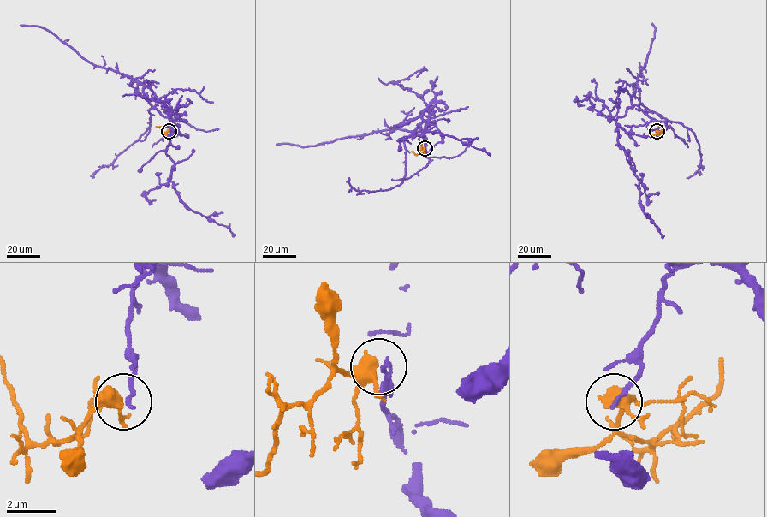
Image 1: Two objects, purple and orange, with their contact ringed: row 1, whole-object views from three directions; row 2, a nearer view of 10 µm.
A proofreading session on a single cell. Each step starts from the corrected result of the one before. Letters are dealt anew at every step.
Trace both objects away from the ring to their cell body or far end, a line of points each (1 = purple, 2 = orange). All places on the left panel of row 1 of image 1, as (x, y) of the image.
1: (169, 131), (167, 109), (139, 82), (172, 123), (166, 153), (179, 198), (234, 236)
2: (169, 131), (163, 133), (159, 127), (156, 127)

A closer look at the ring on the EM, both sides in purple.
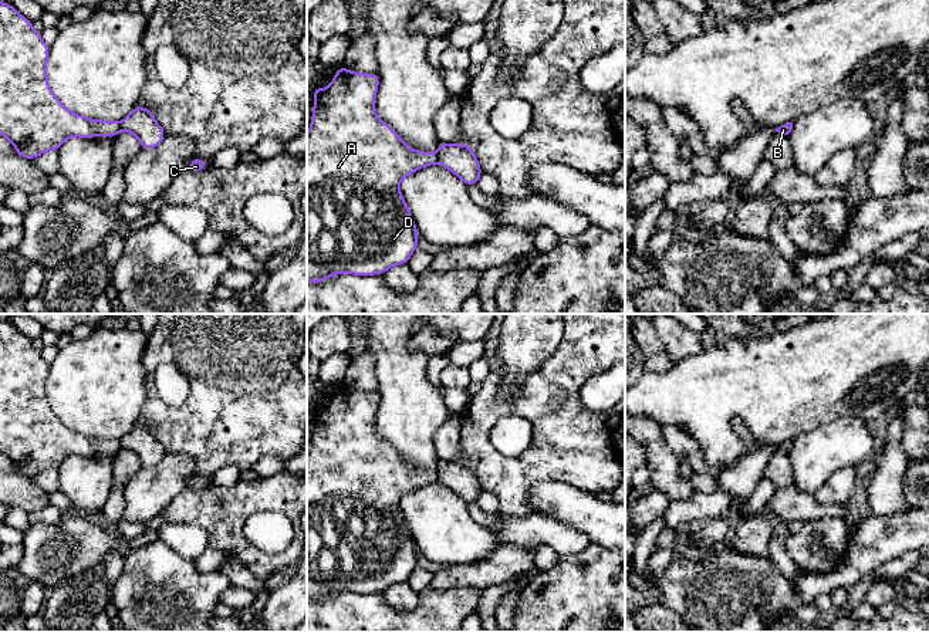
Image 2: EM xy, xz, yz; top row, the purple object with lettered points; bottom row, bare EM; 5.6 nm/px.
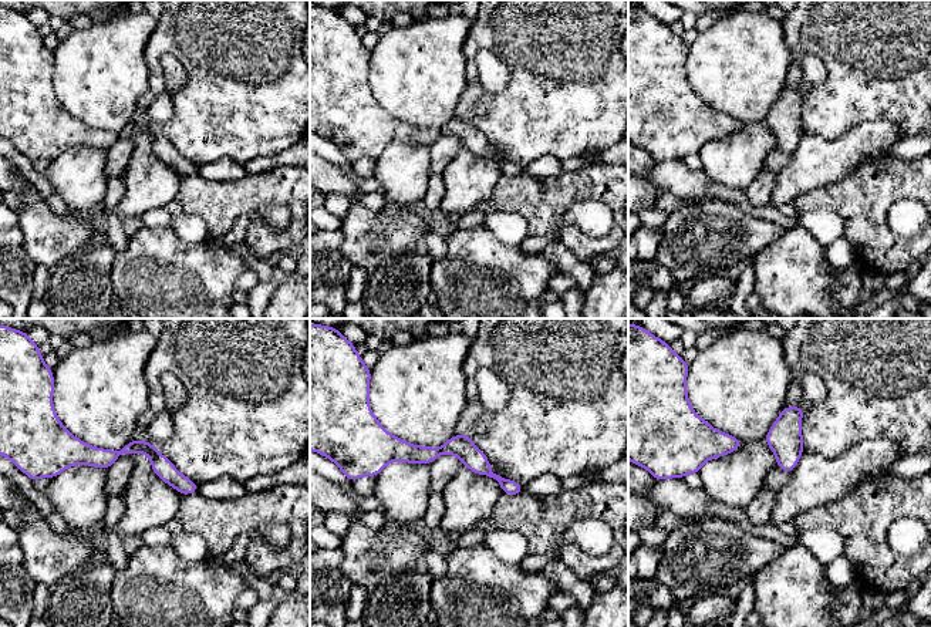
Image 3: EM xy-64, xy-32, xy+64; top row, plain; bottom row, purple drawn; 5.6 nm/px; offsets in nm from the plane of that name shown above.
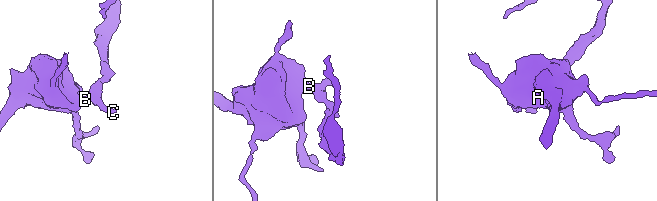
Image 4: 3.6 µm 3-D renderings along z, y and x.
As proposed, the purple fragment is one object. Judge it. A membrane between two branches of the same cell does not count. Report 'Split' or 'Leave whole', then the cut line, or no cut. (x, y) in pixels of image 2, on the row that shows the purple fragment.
Split. Split along xz (436, 155), (438, 162)

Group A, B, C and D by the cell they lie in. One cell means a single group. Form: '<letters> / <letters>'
A B D / C

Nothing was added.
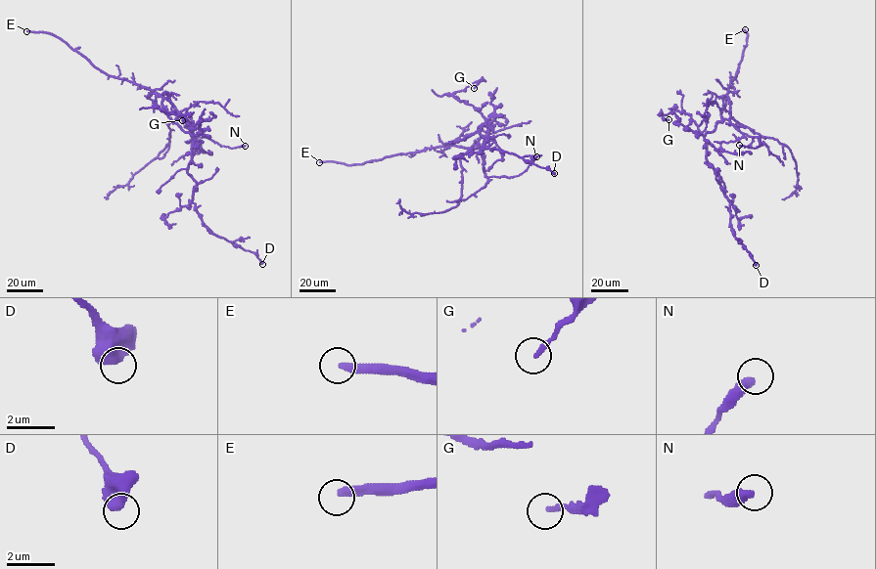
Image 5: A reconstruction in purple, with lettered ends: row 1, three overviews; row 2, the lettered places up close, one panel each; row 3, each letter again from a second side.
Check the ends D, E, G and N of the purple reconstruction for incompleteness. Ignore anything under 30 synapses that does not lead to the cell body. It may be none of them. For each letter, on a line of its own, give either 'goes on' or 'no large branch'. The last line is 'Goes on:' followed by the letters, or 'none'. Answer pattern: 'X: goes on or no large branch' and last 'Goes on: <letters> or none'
D: no large branch
E: goes on
G: no large branch
N: no large branch
Goes on: E

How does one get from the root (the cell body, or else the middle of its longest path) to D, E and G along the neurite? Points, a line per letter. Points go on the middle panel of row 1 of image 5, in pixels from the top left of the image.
D: (459, 139), (472, 134), (484, 122), (479, 132), (487, 138), (484, 149), (514, 153), (554, 173)
E: (459, 139), (446, 146), (397, 153), (362, 163), (319, 162)
G: (459, 139), (472, 134), (484, 122), (472, 105), (458, 101), (452, 95), (477, 81), (474, 88)

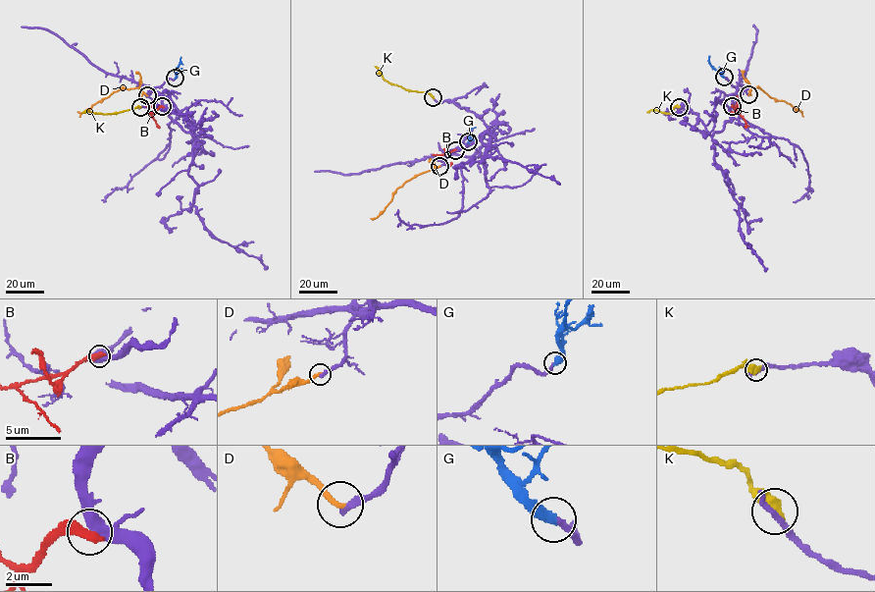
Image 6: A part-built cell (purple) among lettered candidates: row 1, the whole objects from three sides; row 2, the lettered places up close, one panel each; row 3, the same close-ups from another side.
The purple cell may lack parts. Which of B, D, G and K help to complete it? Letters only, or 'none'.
G

